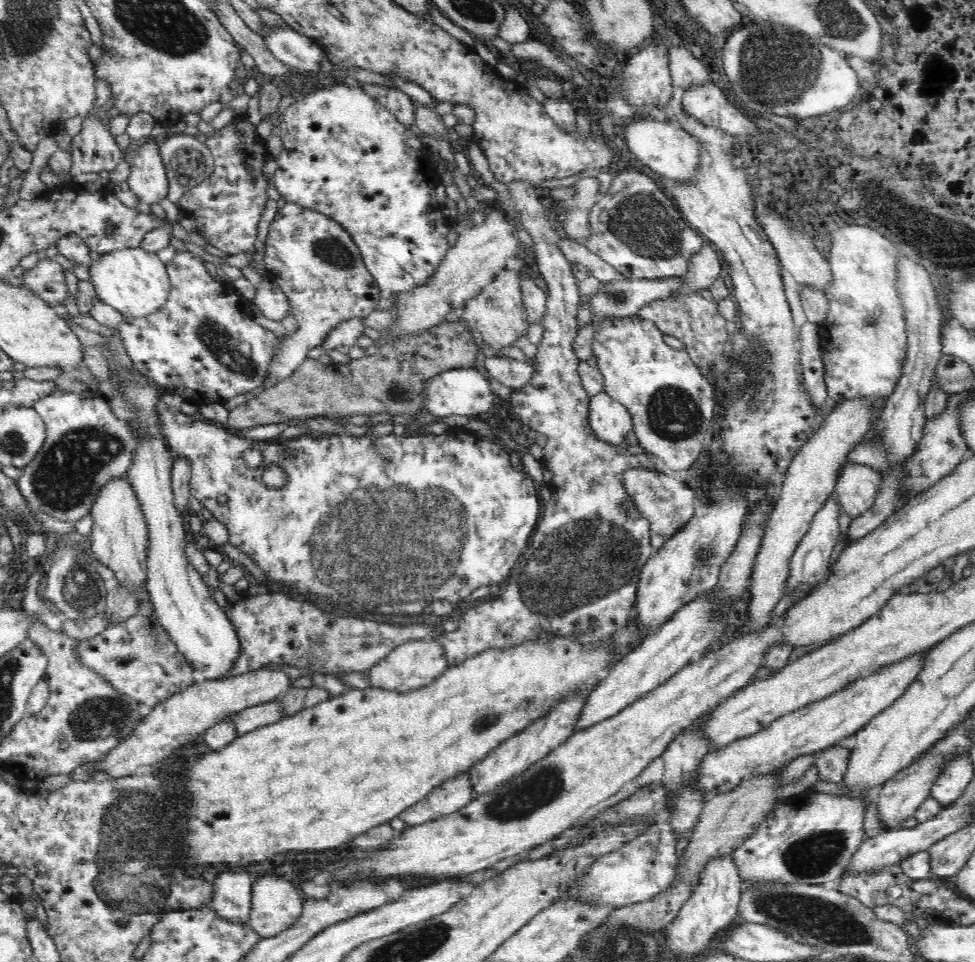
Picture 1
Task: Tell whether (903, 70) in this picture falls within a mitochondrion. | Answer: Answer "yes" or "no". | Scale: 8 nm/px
no

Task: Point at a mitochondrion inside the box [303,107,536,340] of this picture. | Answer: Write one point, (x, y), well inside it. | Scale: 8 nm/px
(330, 249)

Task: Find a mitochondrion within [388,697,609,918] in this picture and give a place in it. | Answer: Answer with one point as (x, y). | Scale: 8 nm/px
(545, 784)

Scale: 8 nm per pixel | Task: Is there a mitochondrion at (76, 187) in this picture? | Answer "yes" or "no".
no

